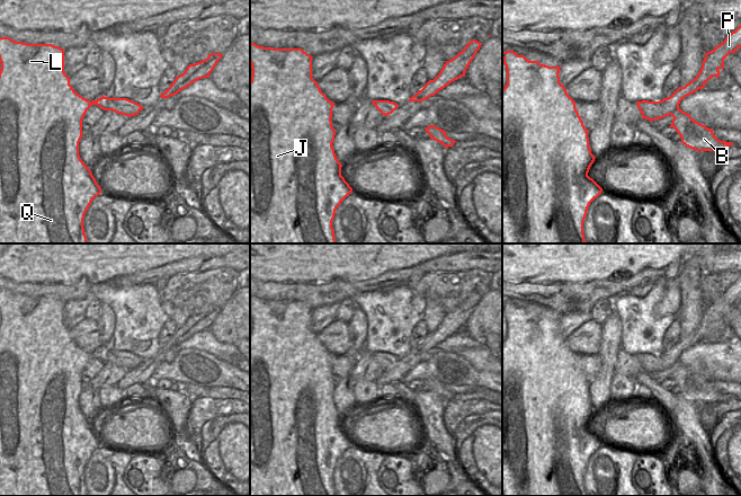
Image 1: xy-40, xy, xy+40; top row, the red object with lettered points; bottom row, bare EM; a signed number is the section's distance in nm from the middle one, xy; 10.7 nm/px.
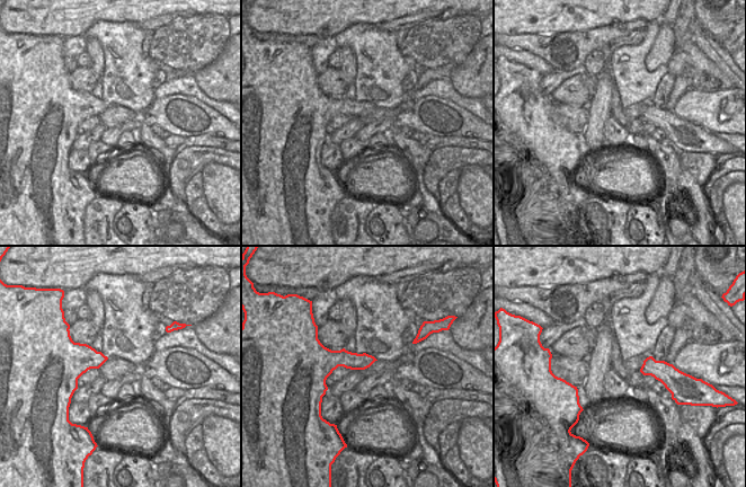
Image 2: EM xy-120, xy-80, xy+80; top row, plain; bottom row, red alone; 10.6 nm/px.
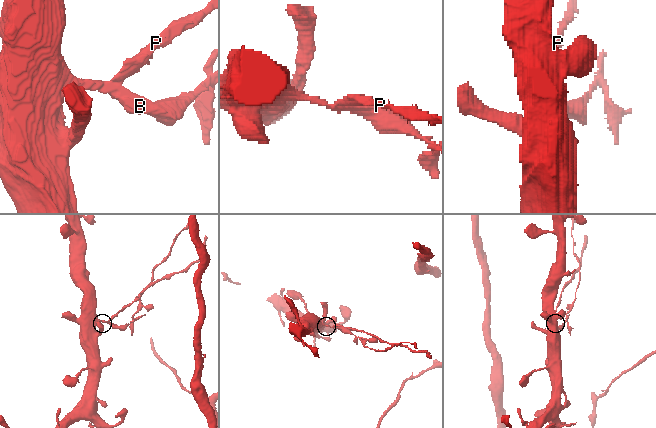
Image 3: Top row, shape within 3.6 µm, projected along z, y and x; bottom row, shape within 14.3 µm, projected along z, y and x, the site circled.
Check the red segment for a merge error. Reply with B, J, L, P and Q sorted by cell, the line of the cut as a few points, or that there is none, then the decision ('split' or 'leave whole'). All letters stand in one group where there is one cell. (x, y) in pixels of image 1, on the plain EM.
B P / J L Q; cut in xy along (383, 353), (392, 364); split

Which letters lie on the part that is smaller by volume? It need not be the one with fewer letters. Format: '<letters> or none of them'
B, P

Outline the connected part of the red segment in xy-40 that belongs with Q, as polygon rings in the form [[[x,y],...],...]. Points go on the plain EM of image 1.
[[[0,290],[0,496],[87,496],[83,471],[92,452],[101,445],[91,423],[79,408],[79,395],[82,390],[82,372],[91,357],[104,363],[113,363],[125,369],[140,365],[139,358],[127,351],[101,349],[88,353],[74,344],[70,330],[64,325],[64,302],[52,296],[27,296],[9,290]]]

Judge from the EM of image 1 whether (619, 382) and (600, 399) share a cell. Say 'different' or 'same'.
different

